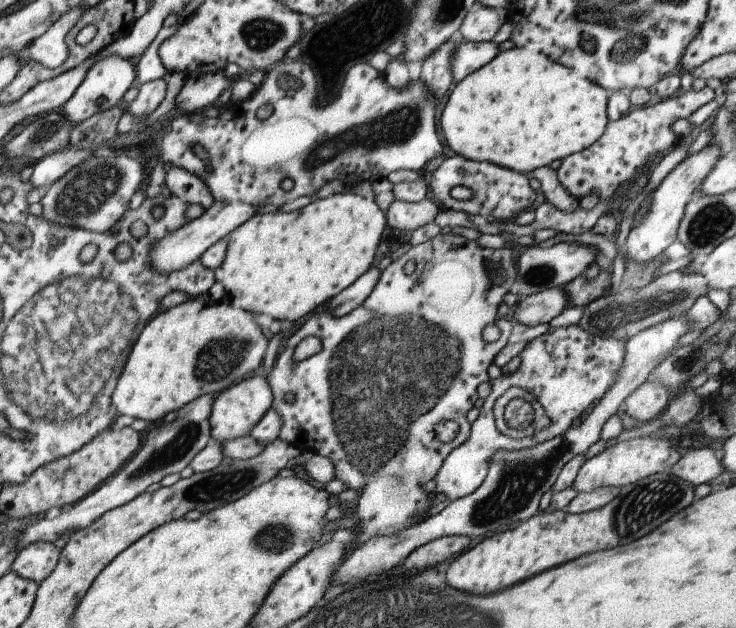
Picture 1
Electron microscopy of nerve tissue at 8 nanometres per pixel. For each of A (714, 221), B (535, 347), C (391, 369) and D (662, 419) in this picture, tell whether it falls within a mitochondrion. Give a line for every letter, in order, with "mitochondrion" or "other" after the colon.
A: mitochondrion
B: other
C: mitochondrion
D: other

